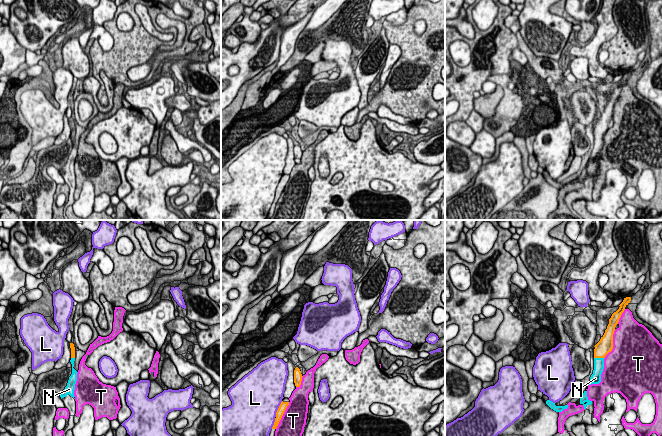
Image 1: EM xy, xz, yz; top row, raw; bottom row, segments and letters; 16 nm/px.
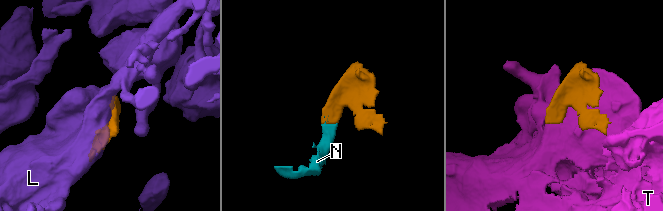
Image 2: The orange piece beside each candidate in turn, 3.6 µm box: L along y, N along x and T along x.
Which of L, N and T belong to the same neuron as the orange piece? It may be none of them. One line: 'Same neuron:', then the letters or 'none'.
Same neuron: N

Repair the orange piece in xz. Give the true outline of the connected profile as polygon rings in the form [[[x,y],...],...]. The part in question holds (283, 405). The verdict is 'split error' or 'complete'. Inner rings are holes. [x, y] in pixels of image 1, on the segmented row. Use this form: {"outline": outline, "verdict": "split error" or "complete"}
{"outline": [[[283,401],[281,402],[281,404],[276,412],[276,418],[275,418],[275,422],[274,422],[272,429],[277,428],[277,426],[278,426],[278,424],[279,424],[279,422],[280,422],[288,405],[289,405],[289,402],[283,402]]], "verdict": "complete"}

